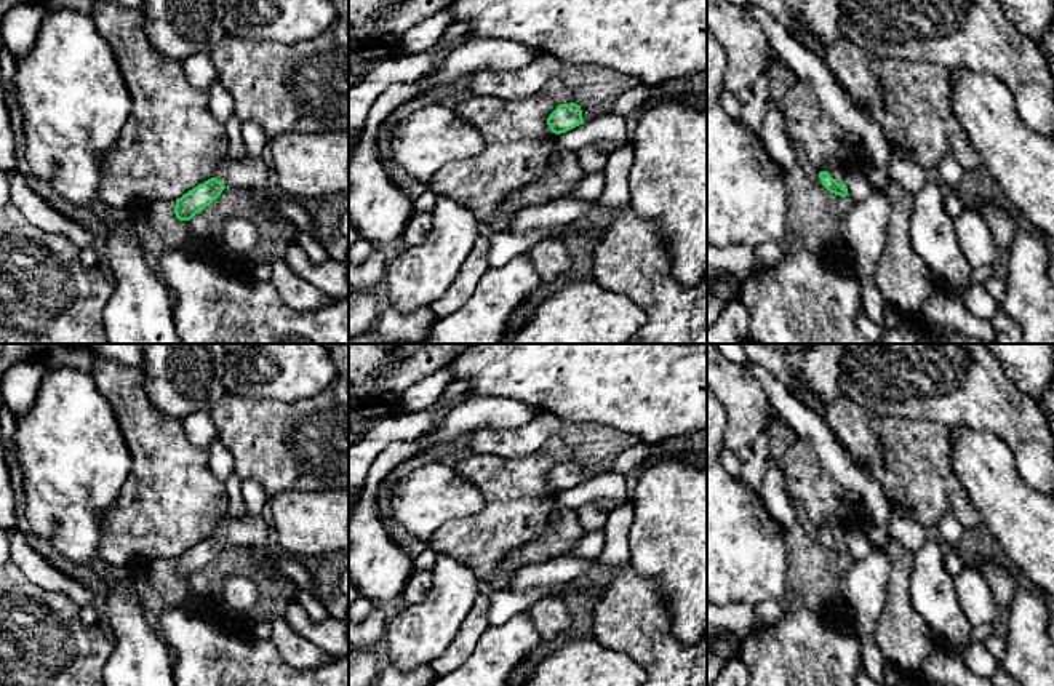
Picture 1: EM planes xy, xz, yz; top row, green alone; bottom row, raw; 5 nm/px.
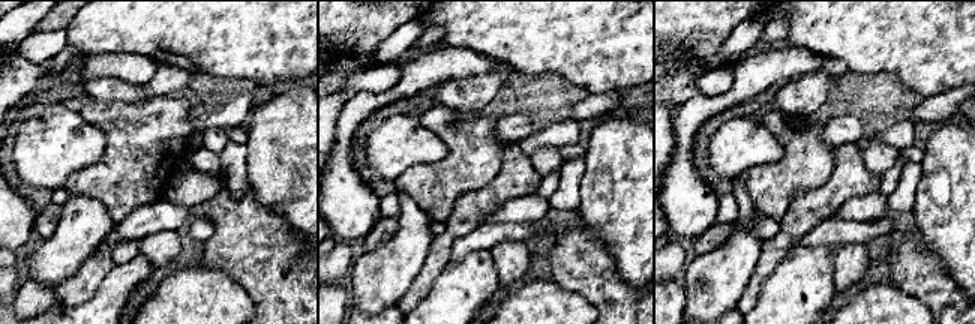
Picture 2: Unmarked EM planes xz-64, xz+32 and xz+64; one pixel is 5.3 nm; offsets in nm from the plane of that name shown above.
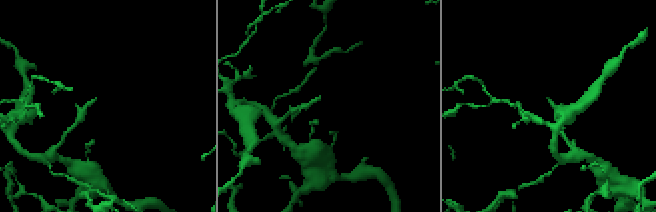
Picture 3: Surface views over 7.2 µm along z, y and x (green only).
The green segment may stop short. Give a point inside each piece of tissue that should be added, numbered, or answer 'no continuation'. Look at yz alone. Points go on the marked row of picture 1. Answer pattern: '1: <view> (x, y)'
1: yz (832, 170)

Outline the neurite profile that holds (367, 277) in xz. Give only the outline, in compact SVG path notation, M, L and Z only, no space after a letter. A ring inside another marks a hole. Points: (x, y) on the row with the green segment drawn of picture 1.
M376 246L363 264L349 264L349 283L355 291L374 294L385 281L385 270L382 246Z

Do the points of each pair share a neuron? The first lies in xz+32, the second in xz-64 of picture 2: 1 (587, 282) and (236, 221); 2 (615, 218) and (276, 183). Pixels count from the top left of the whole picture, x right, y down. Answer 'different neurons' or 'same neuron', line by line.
1: same neuron
2: same neuron

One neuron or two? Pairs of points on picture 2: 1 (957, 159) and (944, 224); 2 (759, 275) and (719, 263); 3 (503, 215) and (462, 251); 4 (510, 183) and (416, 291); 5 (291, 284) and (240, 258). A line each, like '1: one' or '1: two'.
1: one
2: two
3: two
4: one
5: one

